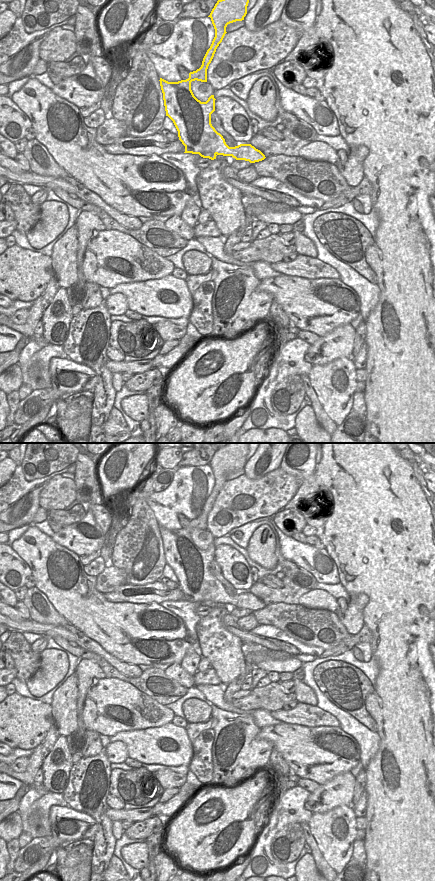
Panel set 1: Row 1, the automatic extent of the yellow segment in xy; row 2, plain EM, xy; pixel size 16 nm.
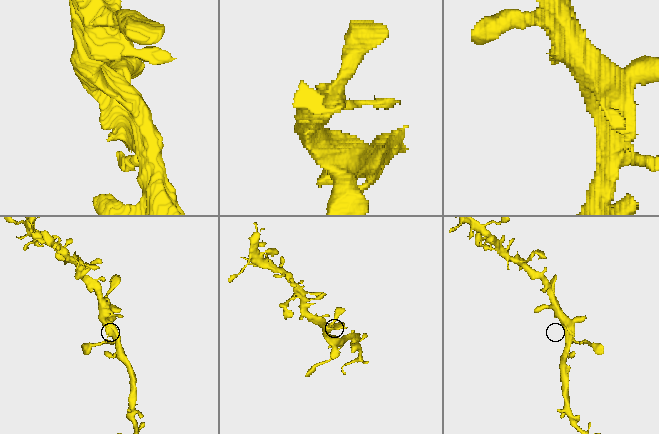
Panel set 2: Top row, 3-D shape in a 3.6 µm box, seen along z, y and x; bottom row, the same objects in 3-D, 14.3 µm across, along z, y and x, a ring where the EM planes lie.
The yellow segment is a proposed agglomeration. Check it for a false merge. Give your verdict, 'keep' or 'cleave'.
keep

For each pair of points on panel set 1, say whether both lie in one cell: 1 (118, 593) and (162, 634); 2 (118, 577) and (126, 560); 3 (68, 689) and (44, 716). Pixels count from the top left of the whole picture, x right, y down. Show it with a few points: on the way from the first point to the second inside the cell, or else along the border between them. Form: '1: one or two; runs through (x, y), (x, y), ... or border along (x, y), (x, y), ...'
1: two; border along (105, 597), (107, 600), (114, 602), (152, 602)
2: two; border along (113, 565), (124, 571), (127, 583)
3: two; border along (50, 705), (53, 719)

